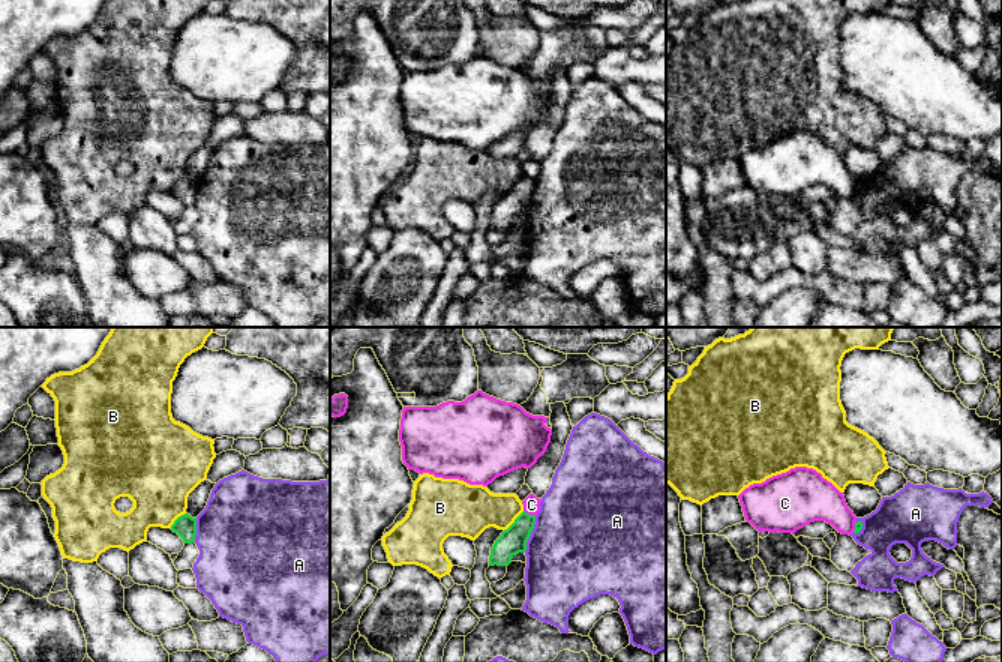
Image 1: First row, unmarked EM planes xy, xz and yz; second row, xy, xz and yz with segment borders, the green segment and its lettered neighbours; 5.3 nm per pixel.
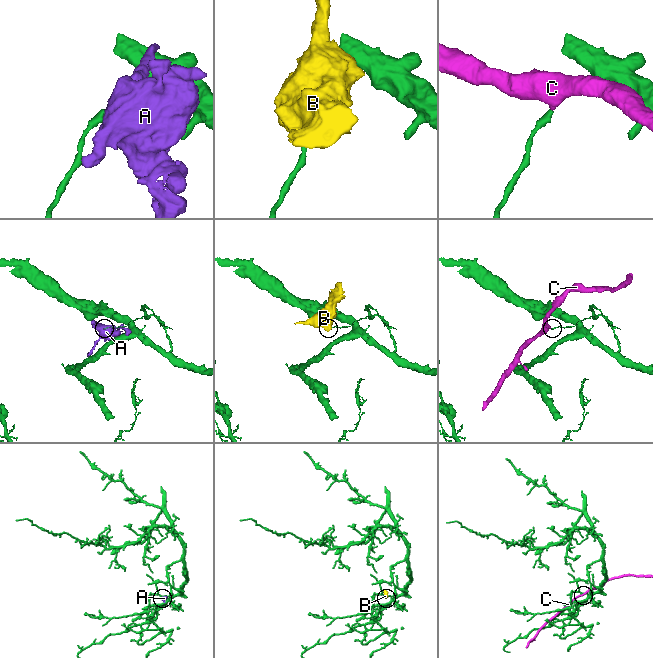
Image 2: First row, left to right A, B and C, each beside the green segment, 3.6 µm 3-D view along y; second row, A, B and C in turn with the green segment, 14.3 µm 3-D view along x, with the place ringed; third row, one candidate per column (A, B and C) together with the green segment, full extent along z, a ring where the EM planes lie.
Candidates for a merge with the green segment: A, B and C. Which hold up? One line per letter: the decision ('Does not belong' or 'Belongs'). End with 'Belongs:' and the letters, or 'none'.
A: Does not belong
B: Does not belong
C: Does not belong
Belongs: none

